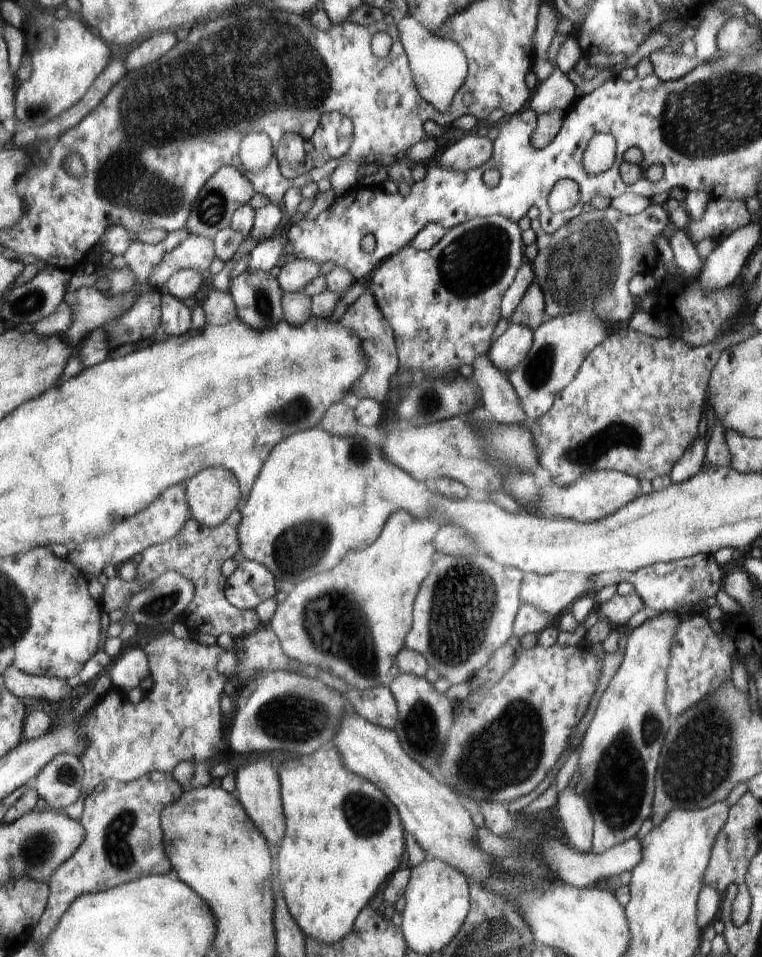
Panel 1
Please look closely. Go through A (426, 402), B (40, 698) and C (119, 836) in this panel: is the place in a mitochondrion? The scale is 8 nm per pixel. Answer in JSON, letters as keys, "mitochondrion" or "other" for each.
{"A":"mitochondrion","B":"other","C":"mitochondrion"}

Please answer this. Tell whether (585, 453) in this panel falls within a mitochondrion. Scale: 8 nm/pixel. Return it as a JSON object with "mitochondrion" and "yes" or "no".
{"mitochondrion":"yes"}

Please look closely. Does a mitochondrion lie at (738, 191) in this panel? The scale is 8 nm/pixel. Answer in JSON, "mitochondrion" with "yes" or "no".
{"mitochondrion":"no"}

